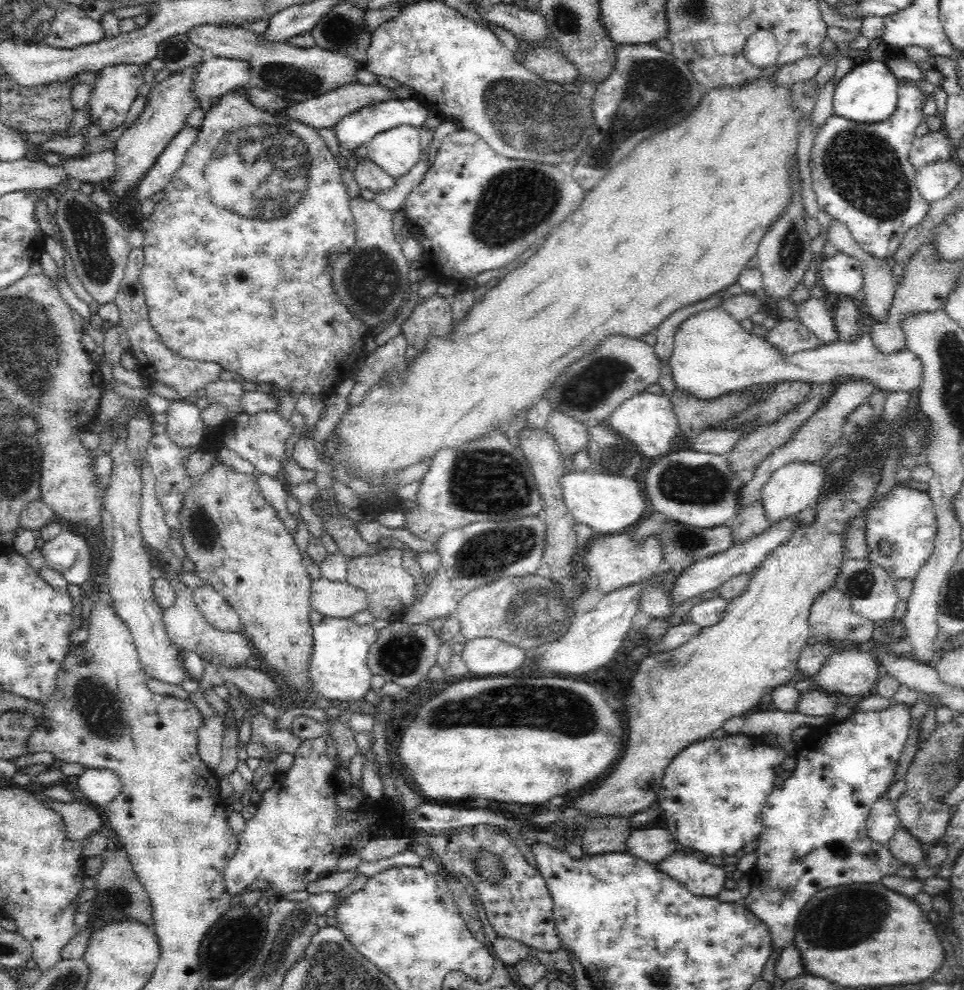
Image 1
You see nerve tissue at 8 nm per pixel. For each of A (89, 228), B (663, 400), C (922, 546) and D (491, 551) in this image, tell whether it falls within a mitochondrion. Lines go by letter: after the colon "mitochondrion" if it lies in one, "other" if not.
A: mitochondrion
B: other
C: other
D: mitochondrion

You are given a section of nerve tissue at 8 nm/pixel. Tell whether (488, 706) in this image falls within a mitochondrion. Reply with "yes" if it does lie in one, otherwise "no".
yes

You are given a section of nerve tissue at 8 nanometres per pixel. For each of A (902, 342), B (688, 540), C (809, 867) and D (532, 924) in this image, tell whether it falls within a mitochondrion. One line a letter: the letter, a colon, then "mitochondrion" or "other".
A: other
B: mitochondrion
C: other
D: other

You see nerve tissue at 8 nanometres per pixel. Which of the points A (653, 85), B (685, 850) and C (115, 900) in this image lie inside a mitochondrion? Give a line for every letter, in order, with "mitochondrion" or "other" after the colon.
A: mitochondrion
B: other
C: mitochondrion

